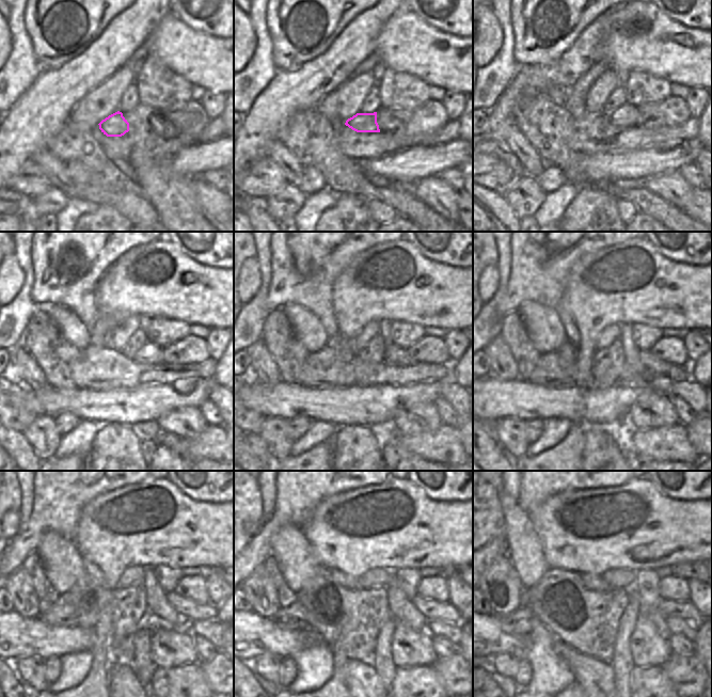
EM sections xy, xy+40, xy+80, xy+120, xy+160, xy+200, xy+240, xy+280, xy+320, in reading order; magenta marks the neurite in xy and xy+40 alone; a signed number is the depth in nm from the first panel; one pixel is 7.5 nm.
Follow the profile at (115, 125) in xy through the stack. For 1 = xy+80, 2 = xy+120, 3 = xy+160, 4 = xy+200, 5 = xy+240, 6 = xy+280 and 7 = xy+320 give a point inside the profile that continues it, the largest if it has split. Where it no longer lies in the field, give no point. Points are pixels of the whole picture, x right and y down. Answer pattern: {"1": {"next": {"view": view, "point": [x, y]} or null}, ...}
{"1": {"next": {"view": "xy+80", "point": [627, 114]}}, "2": {"next": {"view": "xy+120", "point": [151, 353]}}, "3": {"next": {"view": "xy+160", "point": [394, 354]}}, "4": {"next": {"view": "xy+200", "point": [653, 365]}}, "5": {"next": {"view": "xy+240", "point": [193, 612]}}, "6": {"next": {"view": "xy+280", "point": [430, 608]}}, "7": {"next": {"view": "xy+320", "point": [685, 611]}}}

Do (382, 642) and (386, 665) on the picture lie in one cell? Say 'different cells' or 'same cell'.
same cell

